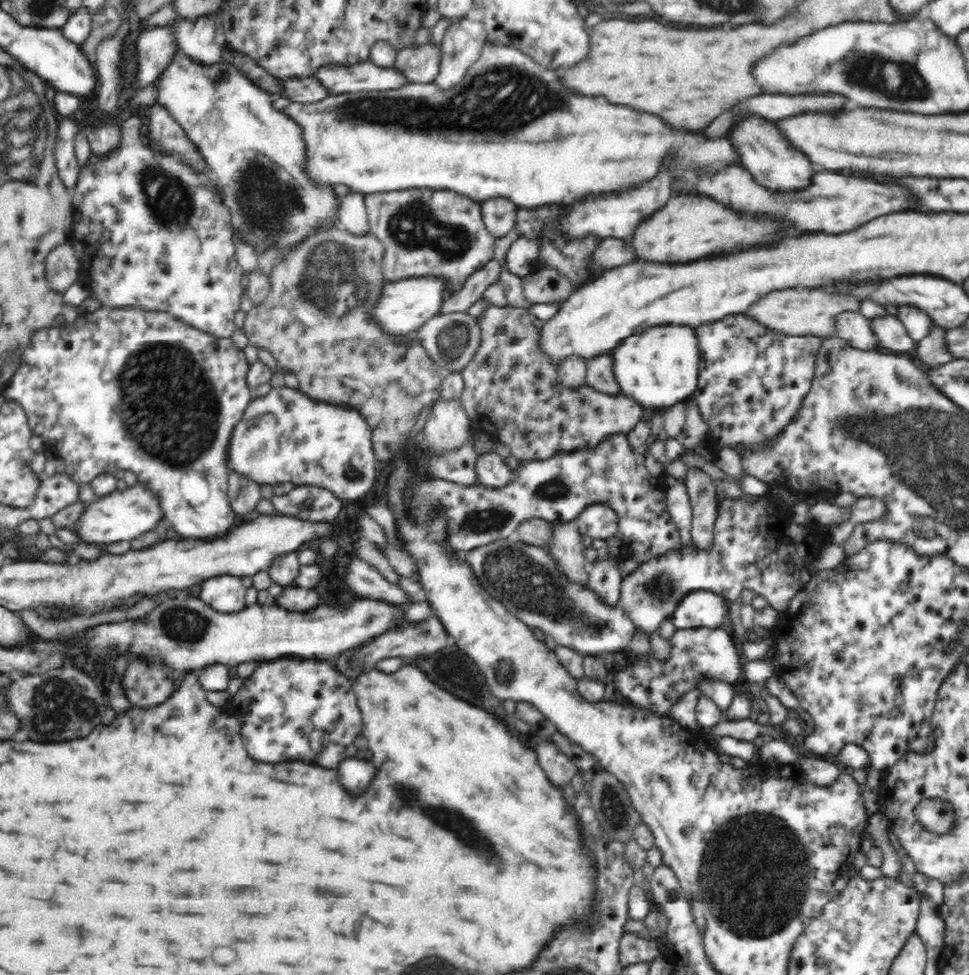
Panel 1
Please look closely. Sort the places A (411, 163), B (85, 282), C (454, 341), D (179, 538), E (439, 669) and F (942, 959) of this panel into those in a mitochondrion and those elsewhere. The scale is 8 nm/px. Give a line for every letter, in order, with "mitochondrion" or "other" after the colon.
A: other
B: other
C: mitochondrion
D: other
E: other
F: other

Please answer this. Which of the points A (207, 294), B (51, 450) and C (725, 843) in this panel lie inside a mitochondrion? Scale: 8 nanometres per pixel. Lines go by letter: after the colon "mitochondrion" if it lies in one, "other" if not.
A: other
B: other
C: mitochondrion

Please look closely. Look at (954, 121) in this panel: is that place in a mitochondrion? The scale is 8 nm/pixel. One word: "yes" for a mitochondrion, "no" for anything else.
no

